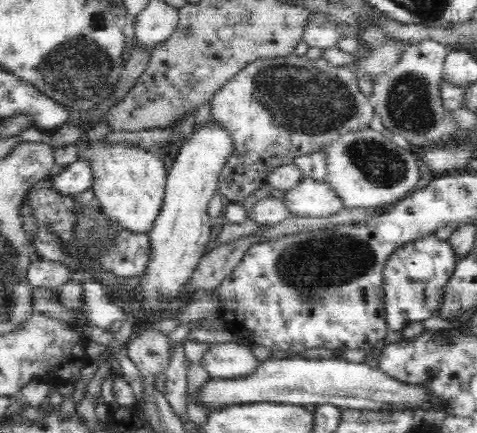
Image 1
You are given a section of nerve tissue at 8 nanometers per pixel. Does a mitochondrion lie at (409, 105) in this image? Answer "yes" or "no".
yes

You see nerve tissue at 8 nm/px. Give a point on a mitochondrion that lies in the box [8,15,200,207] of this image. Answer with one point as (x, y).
(78, 69)

